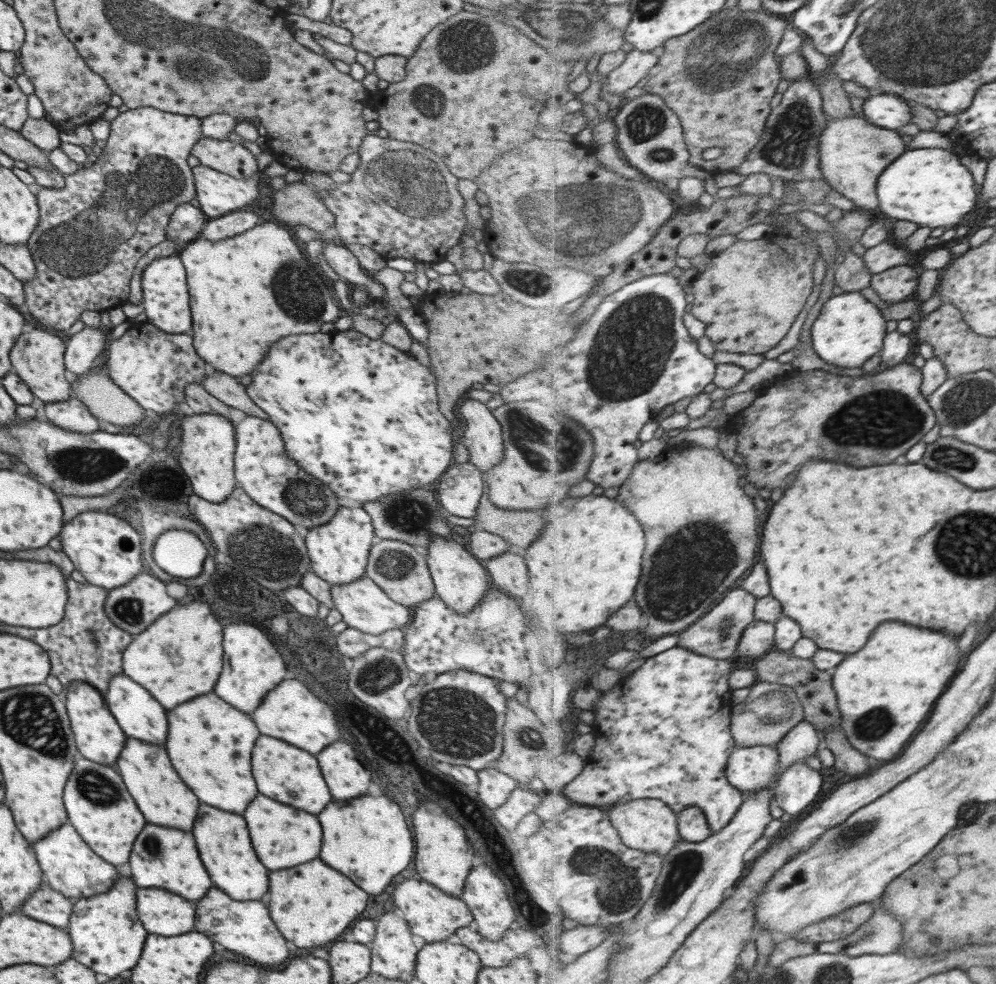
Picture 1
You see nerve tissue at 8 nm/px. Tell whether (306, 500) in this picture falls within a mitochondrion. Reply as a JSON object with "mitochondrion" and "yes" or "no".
{"mitochondrion":"yes"}

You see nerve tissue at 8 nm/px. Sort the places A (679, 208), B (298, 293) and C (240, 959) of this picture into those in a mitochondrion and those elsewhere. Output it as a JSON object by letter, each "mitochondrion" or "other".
{"A":"other","B":"mitochondrion","C":"other"}

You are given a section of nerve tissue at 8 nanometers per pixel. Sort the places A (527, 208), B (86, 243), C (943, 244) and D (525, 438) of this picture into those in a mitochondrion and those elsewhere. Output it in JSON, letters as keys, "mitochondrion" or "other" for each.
{"A":"mitochondrion","B":"mitochondrion","C":"other","D":"mitochondrion"}

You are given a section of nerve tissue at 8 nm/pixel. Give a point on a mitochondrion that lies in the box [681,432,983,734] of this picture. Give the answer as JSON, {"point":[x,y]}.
{"point":[947,456]}

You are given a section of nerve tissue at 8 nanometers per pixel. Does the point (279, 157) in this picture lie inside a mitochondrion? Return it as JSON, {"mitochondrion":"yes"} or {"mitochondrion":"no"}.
{"mitochondrion":"no"}

